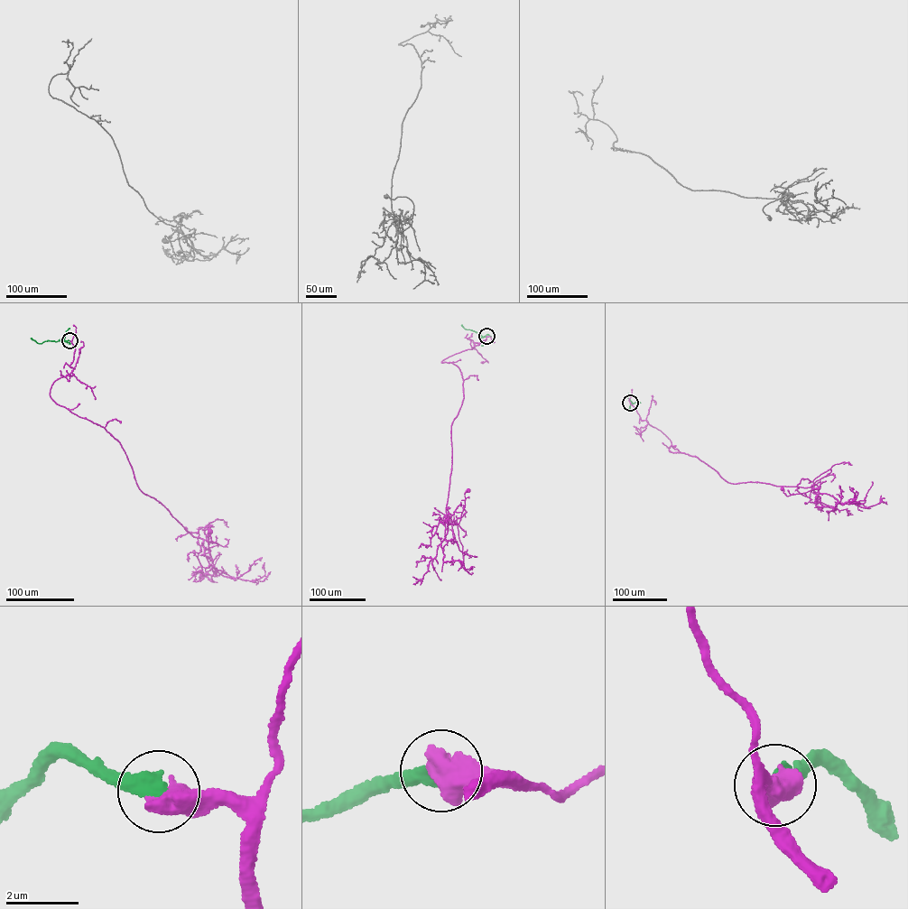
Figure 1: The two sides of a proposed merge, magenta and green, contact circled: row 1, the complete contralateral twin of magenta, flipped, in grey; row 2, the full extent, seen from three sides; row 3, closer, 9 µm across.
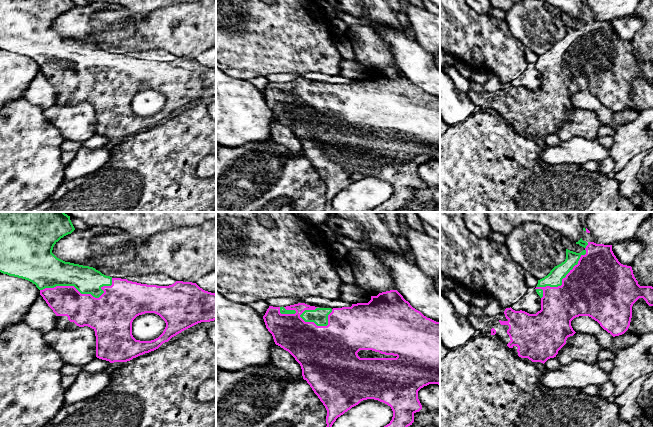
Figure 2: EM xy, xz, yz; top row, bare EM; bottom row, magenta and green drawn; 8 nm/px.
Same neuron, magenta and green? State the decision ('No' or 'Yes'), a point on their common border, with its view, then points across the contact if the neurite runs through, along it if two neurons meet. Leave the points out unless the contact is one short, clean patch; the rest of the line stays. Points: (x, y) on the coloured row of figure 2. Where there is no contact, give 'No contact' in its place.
Yes. Touches magenta at yz (563, 278)

